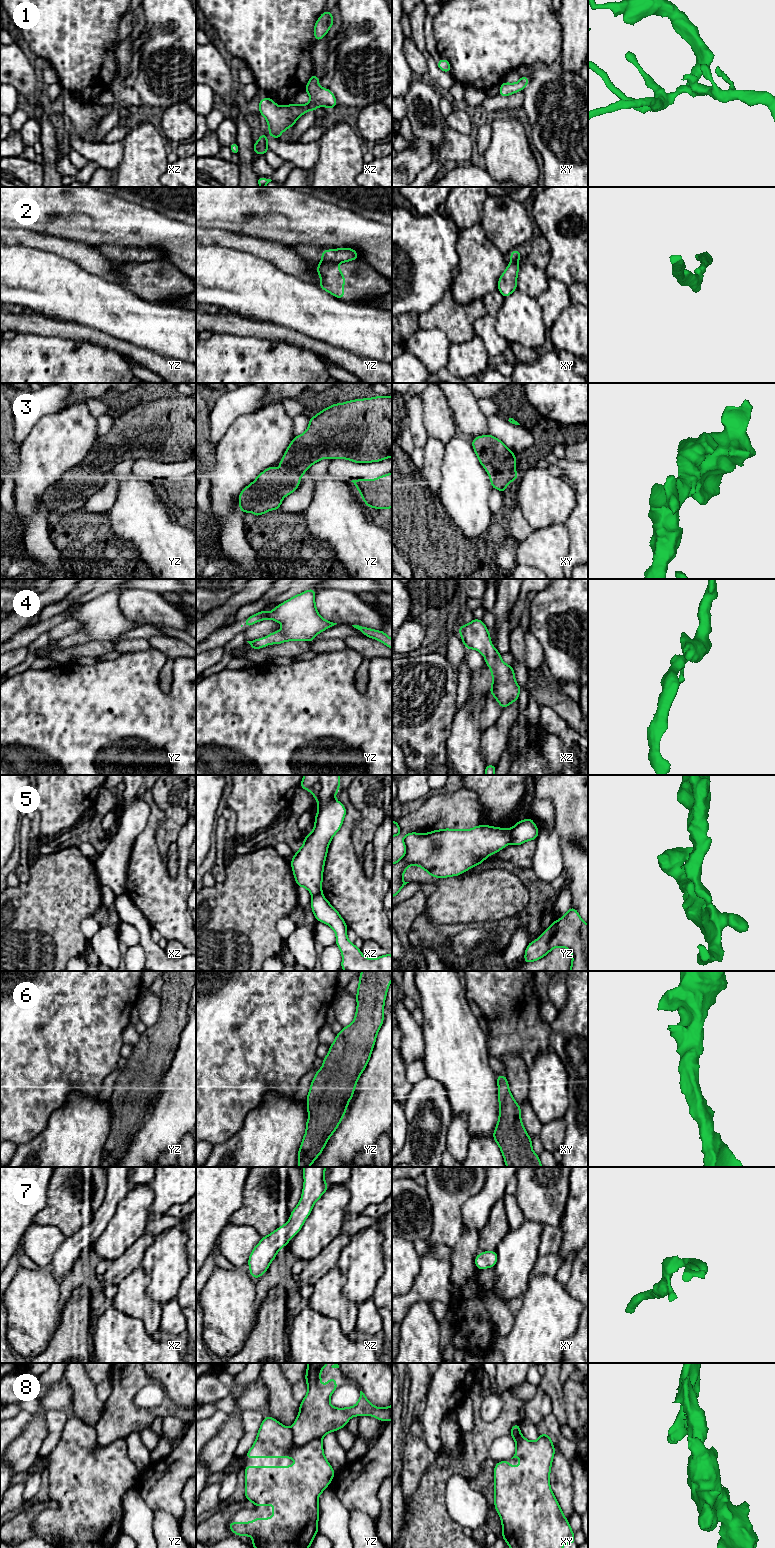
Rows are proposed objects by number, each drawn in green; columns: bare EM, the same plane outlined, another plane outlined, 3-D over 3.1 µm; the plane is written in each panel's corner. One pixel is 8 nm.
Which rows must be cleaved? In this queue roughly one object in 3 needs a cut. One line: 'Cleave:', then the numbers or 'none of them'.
Cleave: 2, 5, 8

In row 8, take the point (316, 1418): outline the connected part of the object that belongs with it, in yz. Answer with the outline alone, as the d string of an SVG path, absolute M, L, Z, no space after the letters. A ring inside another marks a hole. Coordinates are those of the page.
M308 1363L305 1376L308 1391L300 1402L299 1414L291 1427L296 1446L303 1446L314 1439L322 1440L327 1433L344 1427L353 1416L370 1415L380 1421L392 1420L392 1405L375 1407L362 1391L355 1406L332 1407L330 1397L338 1388L336 1378L329 1378L326 1386L321 1385L321 1369L328 1367L326 1363Z

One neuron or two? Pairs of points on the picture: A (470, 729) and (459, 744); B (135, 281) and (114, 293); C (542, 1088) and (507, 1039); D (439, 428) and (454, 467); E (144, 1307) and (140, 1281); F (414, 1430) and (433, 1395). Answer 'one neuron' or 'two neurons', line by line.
A: one neuron
B: two neurons
C: two neurons
D: two neurons
E: one neuron
F: two neurons

